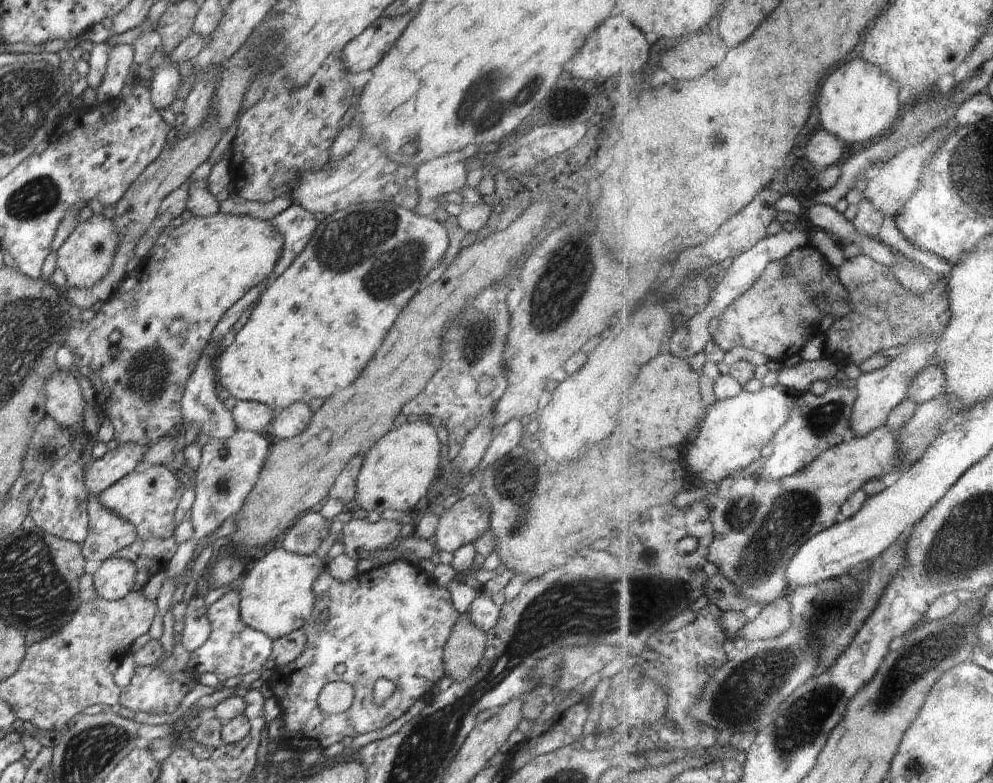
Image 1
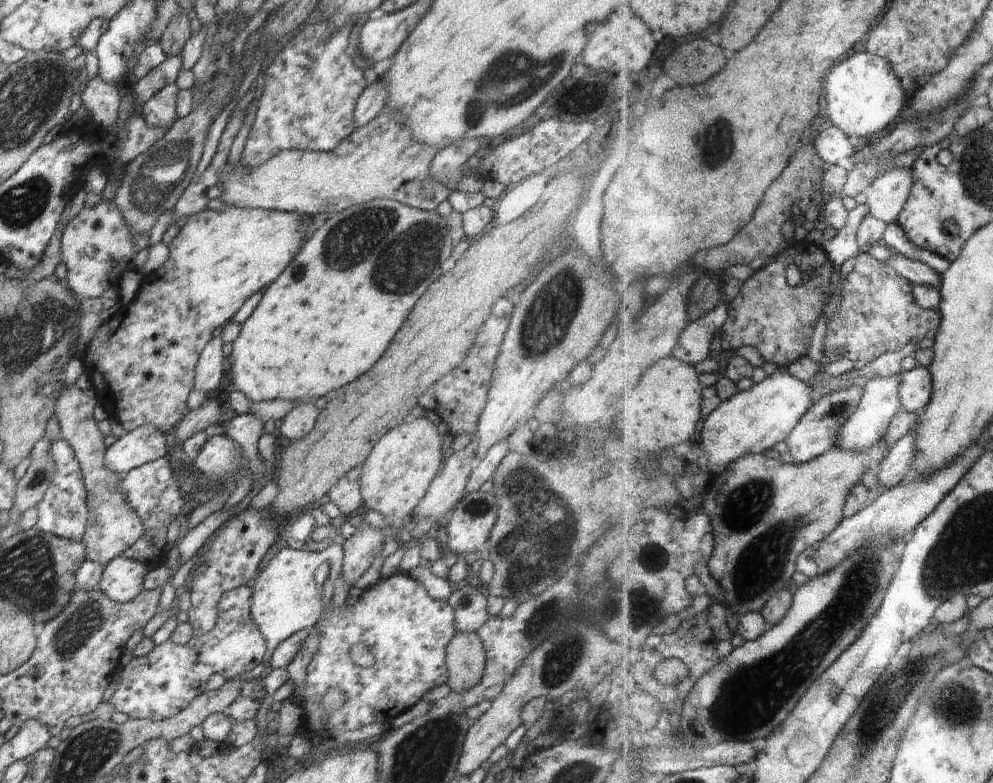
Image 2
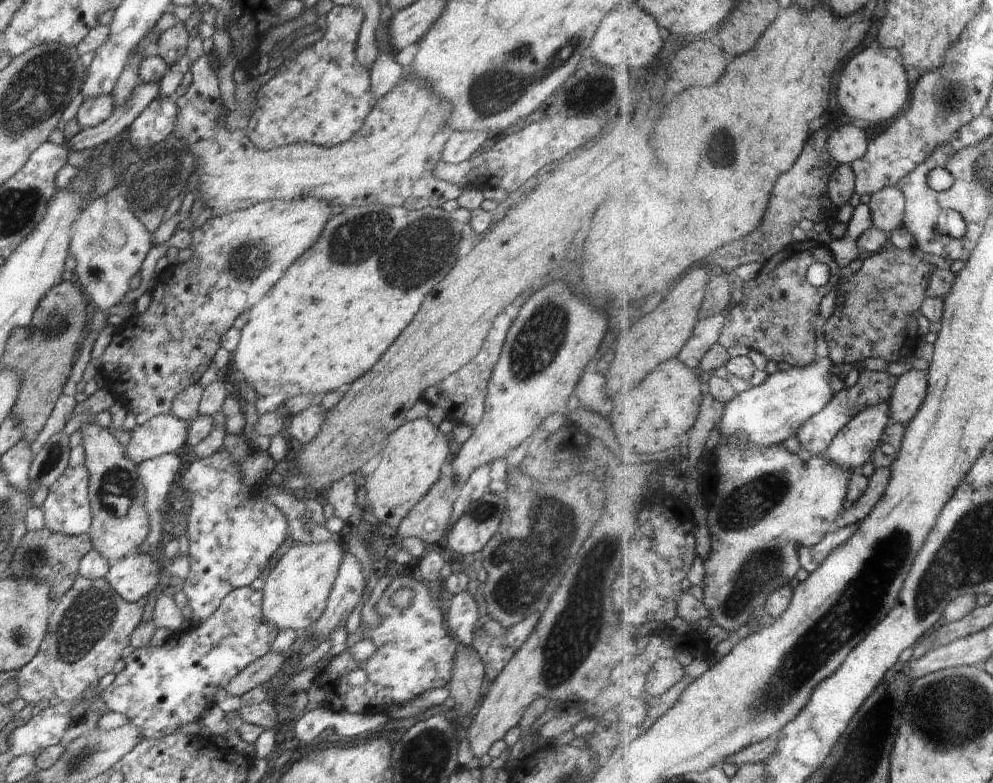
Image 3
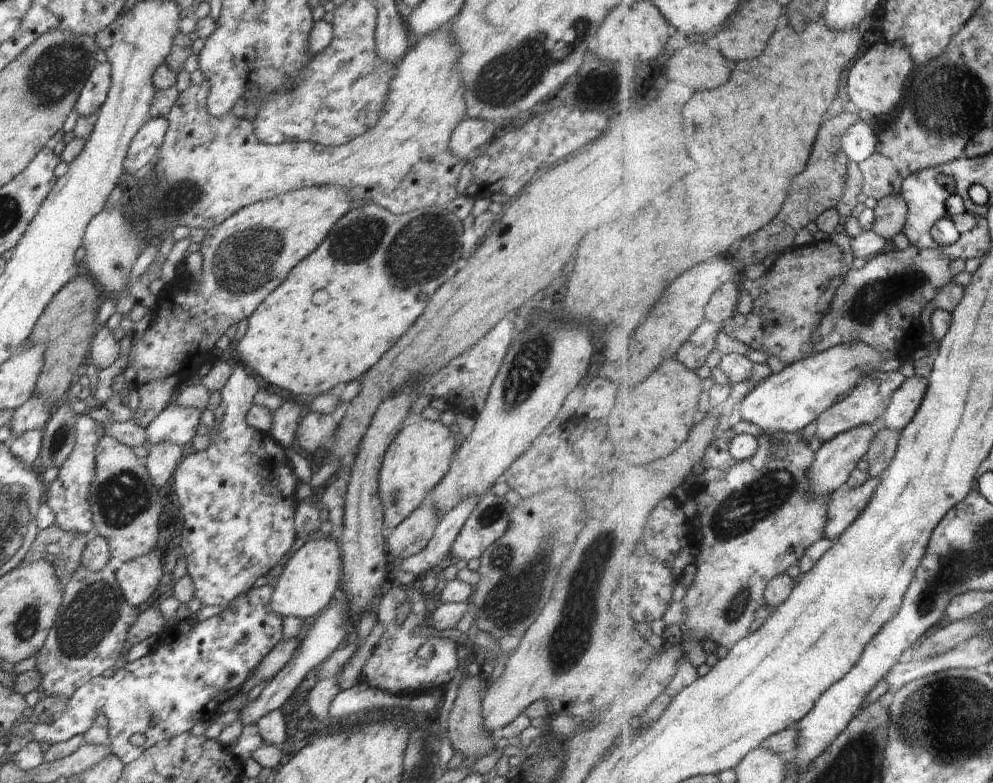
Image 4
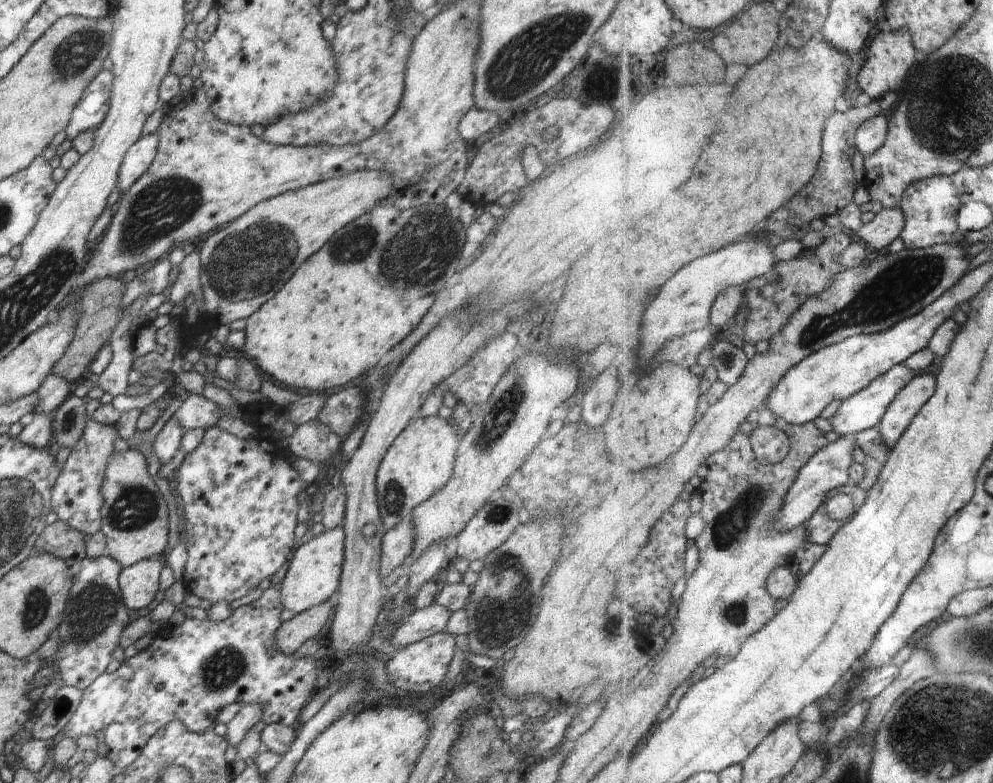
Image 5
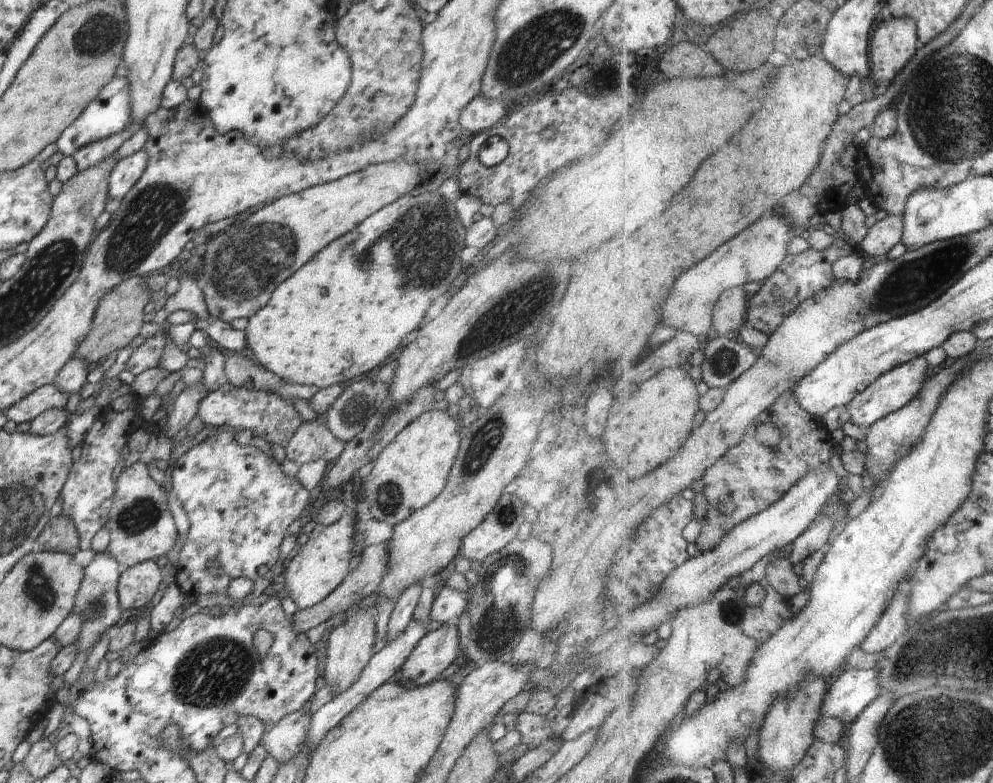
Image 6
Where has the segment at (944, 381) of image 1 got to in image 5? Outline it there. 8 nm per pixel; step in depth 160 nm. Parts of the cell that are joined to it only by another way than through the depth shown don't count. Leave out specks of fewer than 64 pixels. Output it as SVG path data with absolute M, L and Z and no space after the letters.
M924 372L898 393L897 400L890 406L881 424L878 426L890 450L896 448L905 432L913 424L918 412L924 409L937 393L939 382L937 376Z

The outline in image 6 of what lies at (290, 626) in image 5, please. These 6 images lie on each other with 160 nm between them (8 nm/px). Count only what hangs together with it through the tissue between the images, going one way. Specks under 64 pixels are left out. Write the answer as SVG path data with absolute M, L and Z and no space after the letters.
M387 543L377 544L376 546L366 547L362 550L357 562L354 563L351 571L346 575L342 583L338 585L322 602L311 606L311 608L298 609L290 619L292 628L301 636L308 632L310 628L329 622L336 614L347 612L347 609L354 608L363 598L366 598L372 592L377 592L377 589L384 578L387 571L388 560Z

